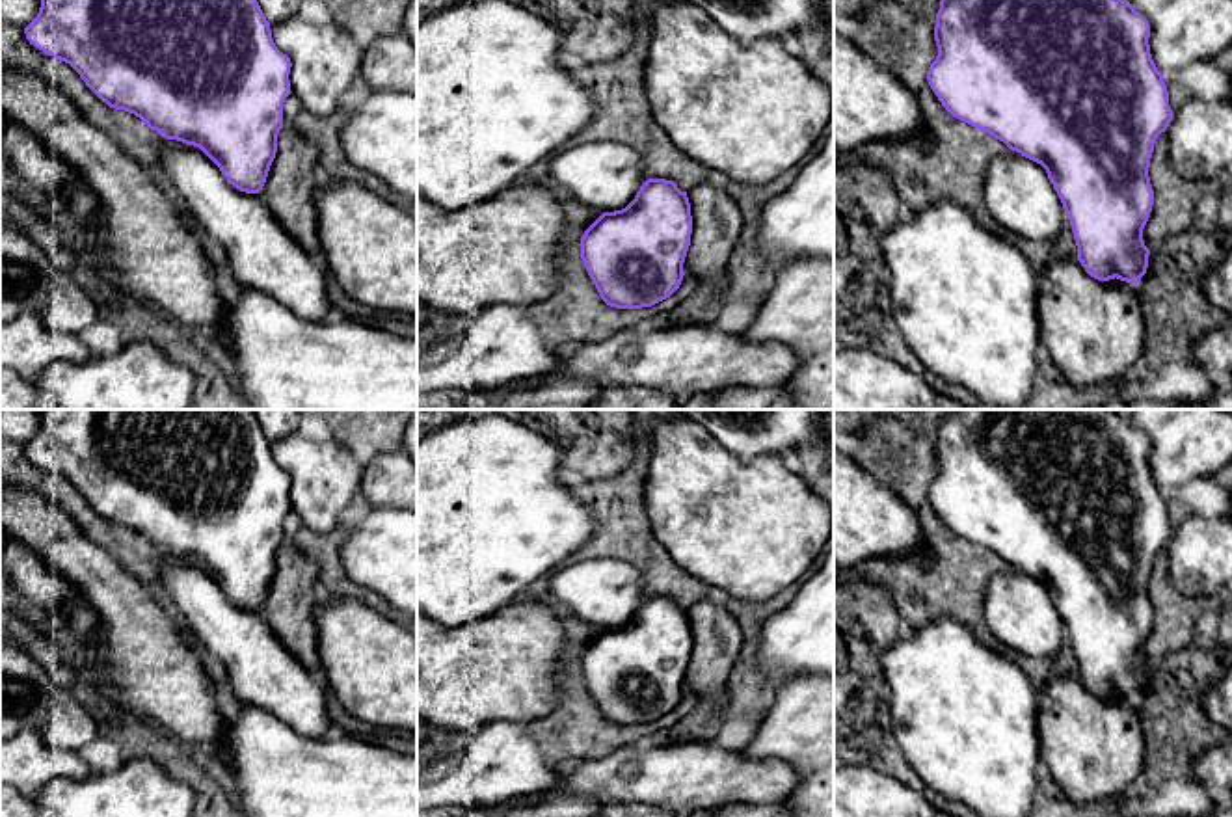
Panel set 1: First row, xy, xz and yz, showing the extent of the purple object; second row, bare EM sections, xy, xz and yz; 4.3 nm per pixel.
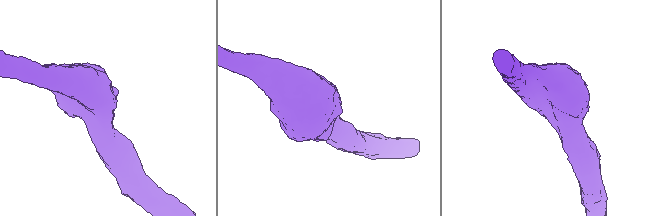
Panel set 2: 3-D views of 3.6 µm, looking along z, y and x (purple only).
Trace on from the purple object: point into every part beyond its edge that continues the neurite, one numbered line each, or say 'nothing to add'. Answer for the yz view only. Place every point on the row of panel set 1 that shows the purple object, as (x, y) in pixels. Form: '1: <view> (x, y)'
1: yz (1018, 194)

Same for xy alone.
1: xy (263, 257)

